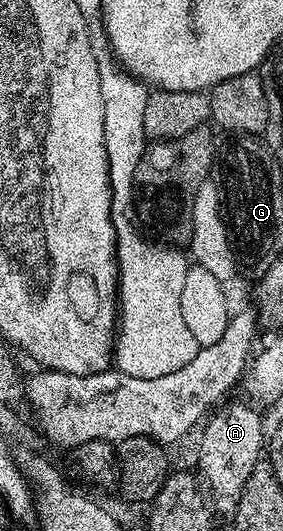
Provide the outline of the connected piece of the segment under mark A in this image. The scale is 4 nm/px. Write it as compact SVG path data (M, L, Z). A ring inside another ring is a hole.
M242 401L236 402L235 405L223 404L215 408L205 422L206 430L203 431L202 442L198 445L196 469L208 490L215 514L234 514L240 503L240 495L244 491L244 483L248 483L248 475L252 475L254 468L260 464L261 457L258 456L261 453L263 456L264 453L262 417L254 410L257 408L253 404Z

